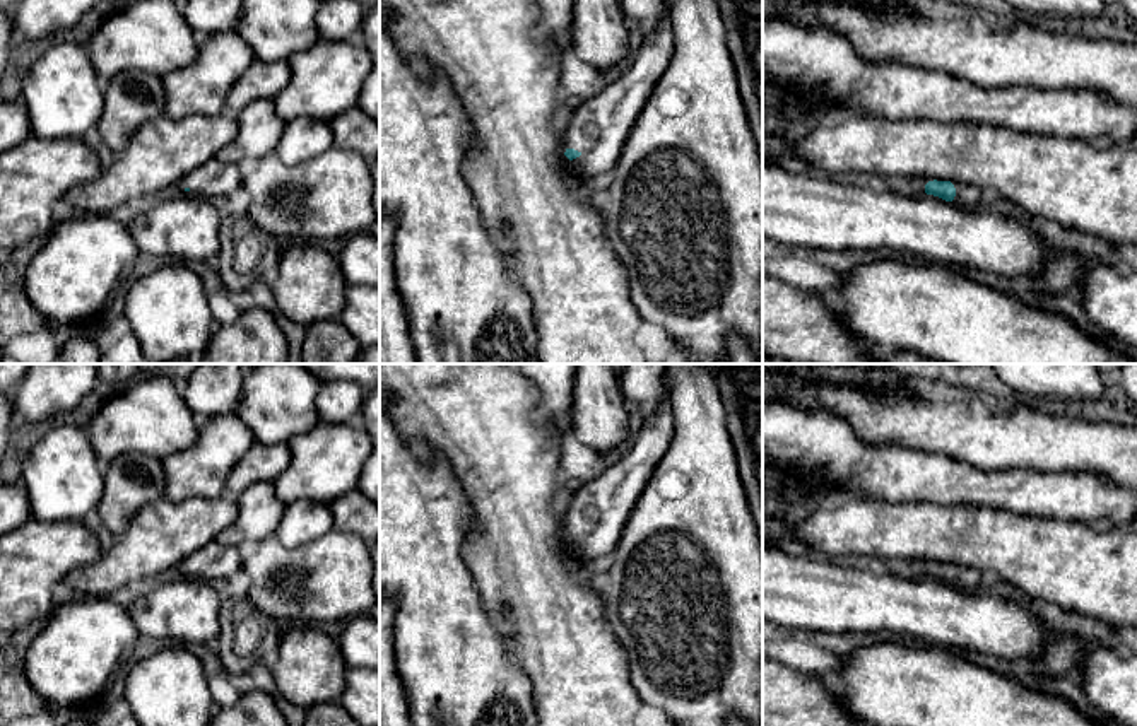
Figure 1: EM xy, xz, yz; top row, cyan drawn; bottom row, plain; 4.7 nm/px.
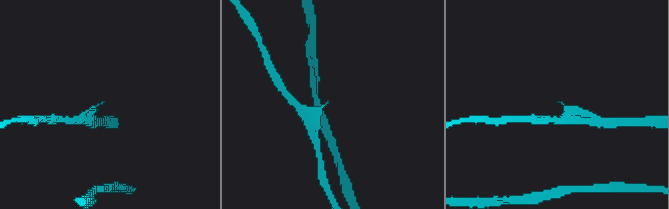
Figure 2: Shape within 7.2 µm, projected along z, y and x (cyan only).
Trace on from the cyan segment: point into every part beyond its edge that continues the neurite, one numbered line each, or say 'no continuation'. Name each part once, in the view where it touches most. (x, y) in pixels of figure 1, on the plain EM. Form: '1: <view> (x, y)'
1: xz (599, 511)

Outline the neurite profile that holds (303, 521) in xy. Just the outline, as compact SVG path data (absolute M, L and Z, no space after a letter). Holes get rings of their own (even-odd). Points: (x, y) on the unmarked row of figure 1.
M294 501L286 511L274 533L286 547L296 548L333 530L333 518L327 504L316 501Z

